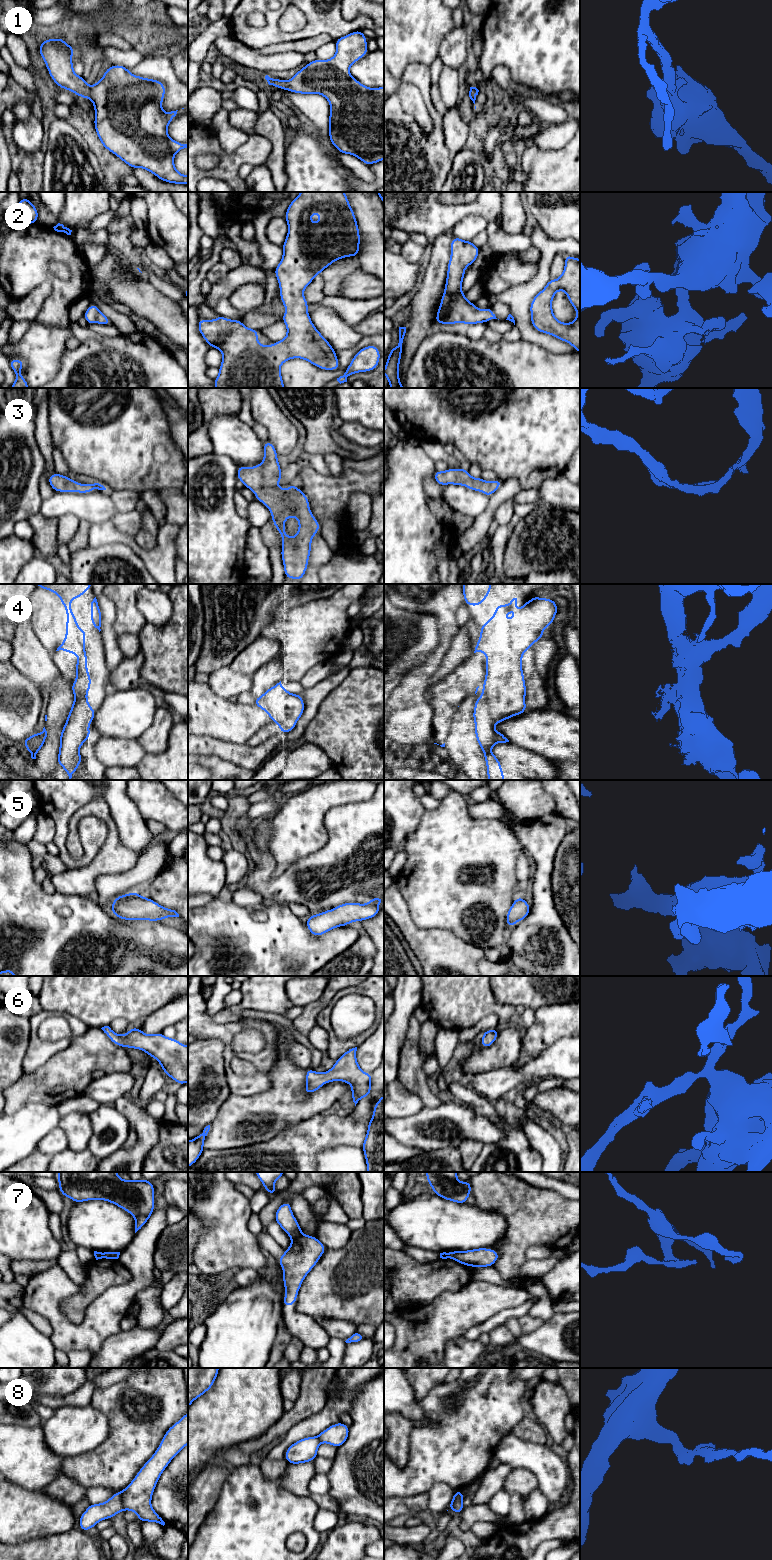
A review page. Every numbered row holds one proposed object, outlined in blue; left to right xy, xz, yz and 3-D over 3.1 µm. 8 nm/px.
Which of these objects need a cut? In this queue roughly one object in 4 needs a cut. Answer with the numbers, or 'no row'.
7, 8

